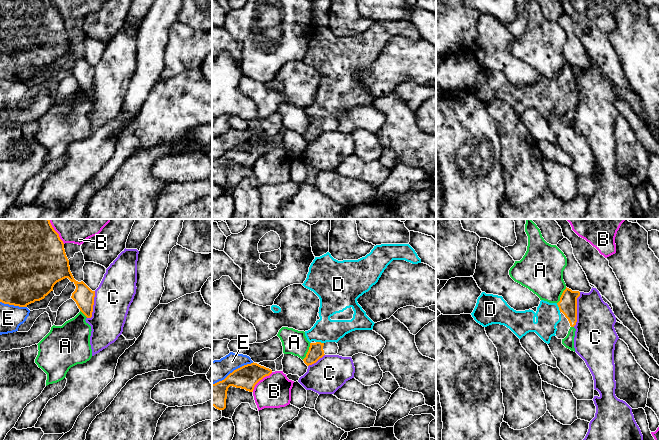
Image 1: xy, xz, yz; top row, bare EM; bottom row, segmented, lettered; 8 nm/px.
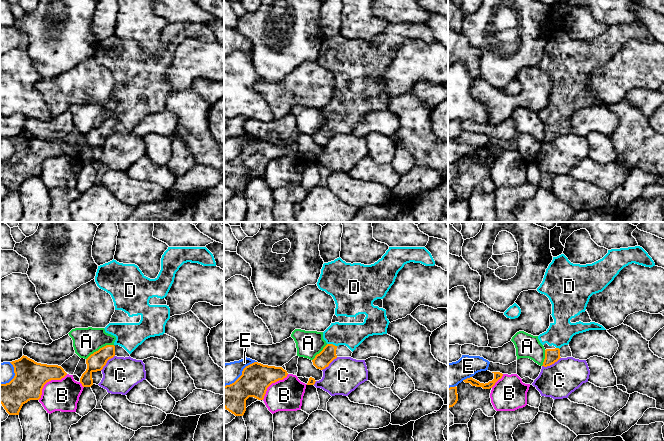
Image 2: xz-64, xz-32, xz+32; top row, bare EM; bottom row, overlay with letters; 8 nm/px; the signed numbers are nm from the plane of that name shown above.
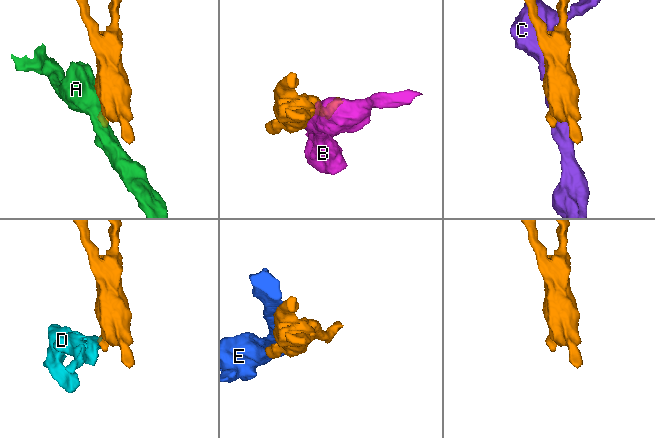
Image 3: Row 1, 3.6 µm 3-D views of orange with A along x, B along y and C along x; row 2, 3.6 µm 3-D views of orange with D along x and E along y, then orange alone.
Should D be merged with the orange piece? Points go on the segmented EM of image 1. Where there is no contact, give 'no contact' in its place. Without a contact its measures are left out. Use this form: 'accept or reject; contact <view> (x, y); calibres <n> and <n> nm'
accept; contact yz (558, 306); calibres 150 and 190 nm

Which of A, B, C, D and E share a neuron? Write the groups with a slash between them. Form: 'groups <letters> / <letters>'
groups A / B / C / D / E

